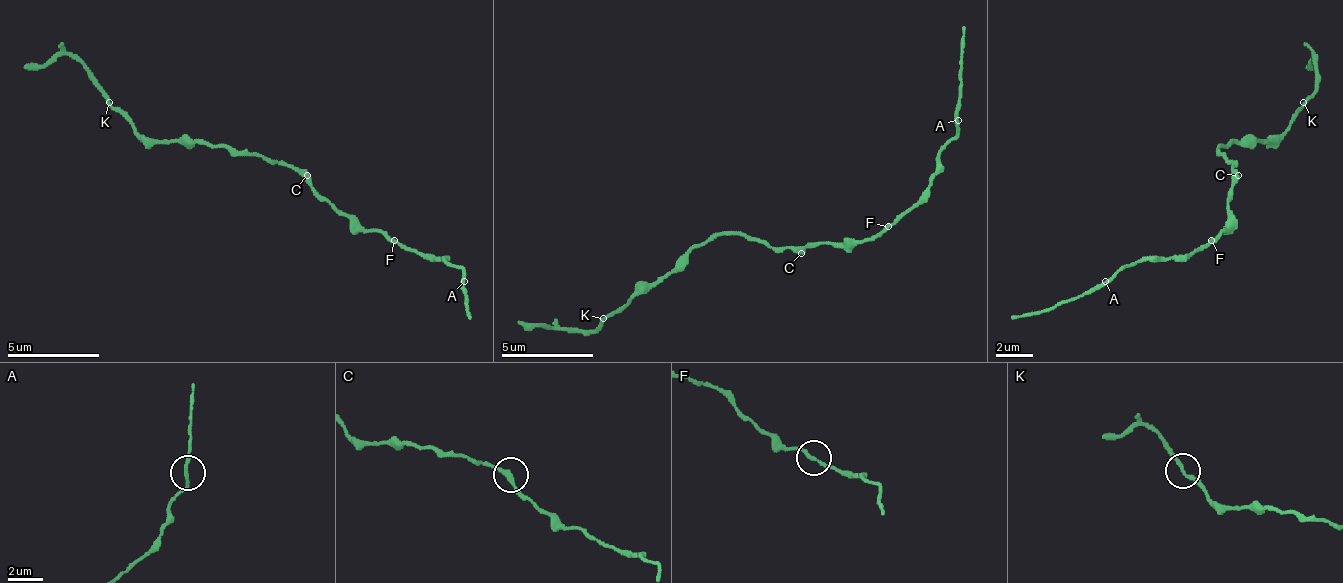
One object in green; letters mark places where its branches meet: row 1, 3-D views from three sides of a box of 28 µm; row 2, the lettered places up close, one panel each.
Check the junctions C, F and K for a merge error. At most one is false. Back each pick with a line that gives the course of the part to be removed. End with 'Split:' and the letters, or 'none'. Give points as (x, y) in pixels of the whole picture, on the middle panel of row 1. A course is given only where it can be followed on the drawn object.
F: (889, 225), (921, 198), (935, 156), (958, 133), (962, 87), (962, 28)
Split: F

